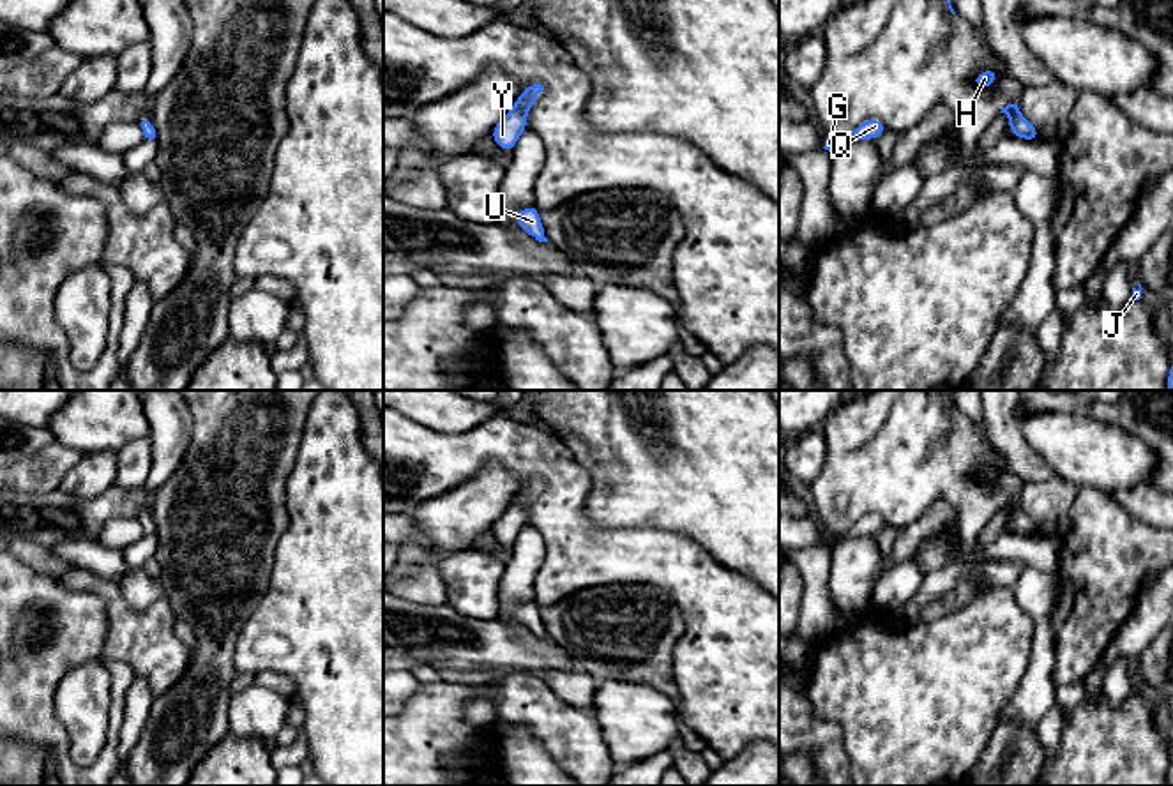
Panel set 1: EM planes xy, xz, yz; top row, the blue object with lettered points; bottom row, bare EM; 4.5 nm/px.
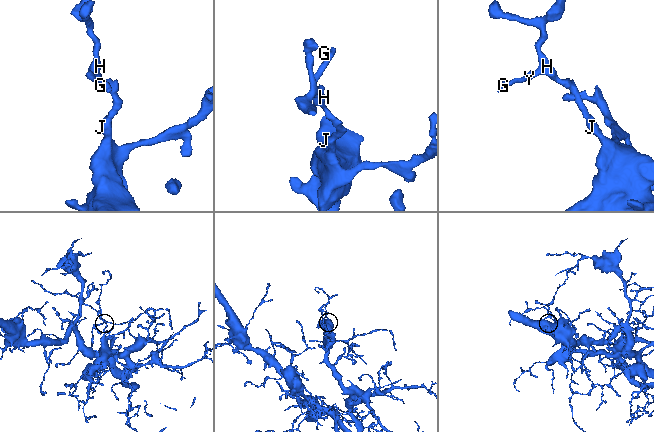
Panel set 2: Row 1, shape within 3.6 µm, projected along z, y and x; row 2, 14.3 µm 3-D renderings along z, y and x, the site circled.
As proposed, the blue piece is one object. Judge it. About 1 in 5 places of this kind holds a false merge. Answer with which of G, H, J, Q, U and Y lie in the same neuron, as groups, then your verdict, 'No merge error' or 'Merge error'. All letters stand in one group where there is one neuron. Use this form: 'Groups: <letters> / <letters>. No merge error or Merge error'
Groups: G H J Q U Y. No merge error

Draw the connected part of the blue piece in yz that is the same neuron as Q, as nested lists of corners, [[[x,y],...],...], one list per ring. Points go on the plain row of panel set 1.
[[[869,514],[864,519],[857,521],[851,530],[843,535],[843,537],[836,537],[827,533],[825,537],[825,546],[832,548],[836,542],[846,539],[846,537],[859,537],[859,535],[874,535],[880,530],[889,528],[887,521],[876,514]]]

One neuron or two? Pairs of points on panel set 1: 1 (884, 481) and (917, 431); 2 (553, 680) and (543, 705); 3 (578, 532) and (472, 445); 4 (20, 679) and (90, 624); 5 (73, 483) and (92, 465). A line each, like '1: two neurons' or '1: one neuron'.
1: one neuron
2: two neurons
3: one neuron
4: one neuron
5: one neuron

